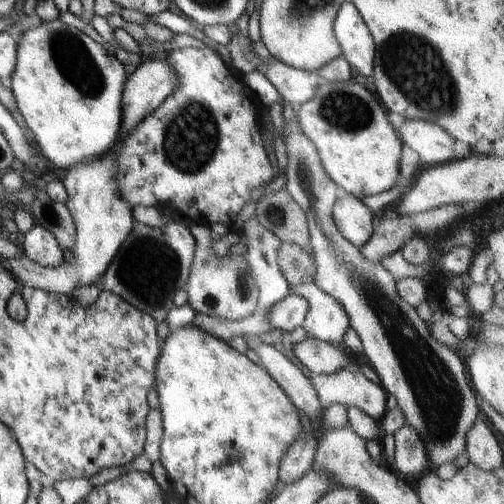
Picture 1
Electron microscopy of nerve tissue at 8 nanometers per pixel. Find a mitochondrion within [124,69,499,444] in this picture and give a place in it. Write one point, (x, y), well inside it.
(191, 137)

